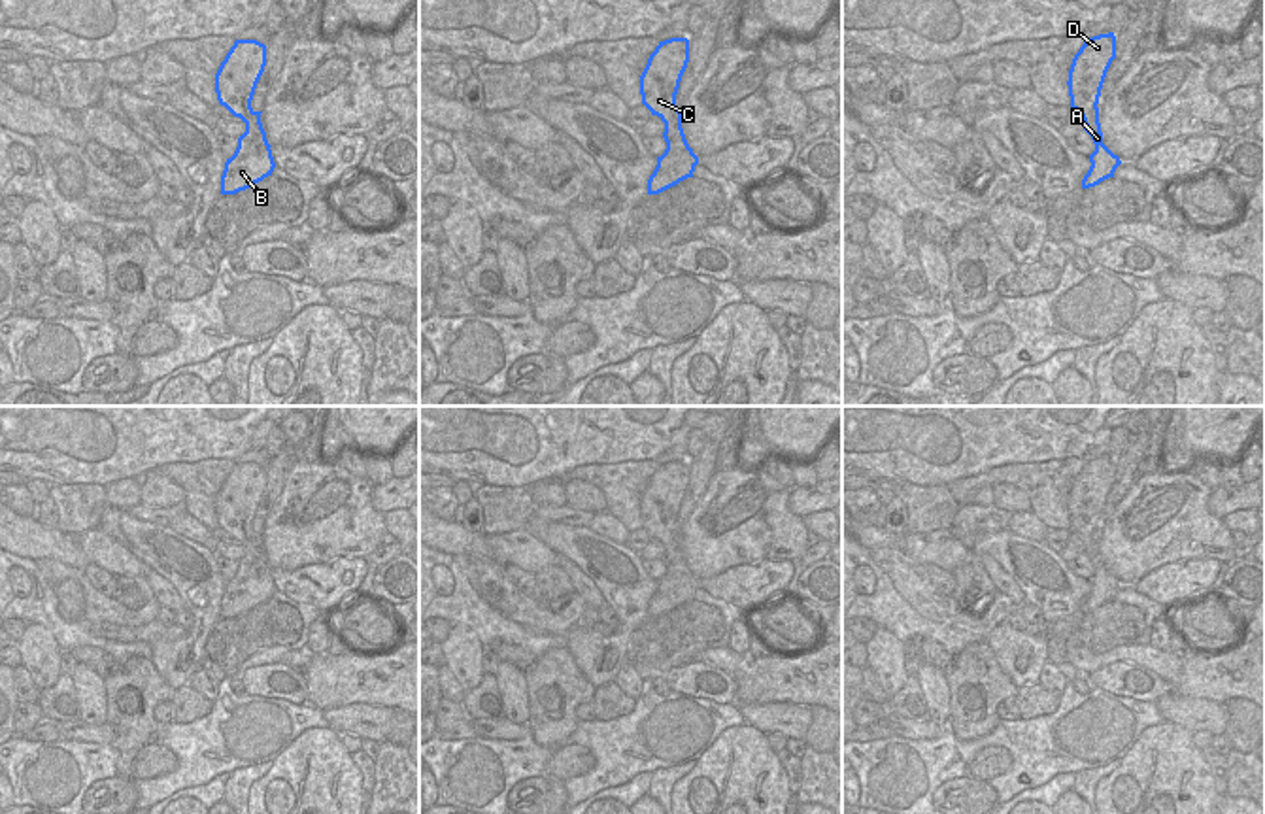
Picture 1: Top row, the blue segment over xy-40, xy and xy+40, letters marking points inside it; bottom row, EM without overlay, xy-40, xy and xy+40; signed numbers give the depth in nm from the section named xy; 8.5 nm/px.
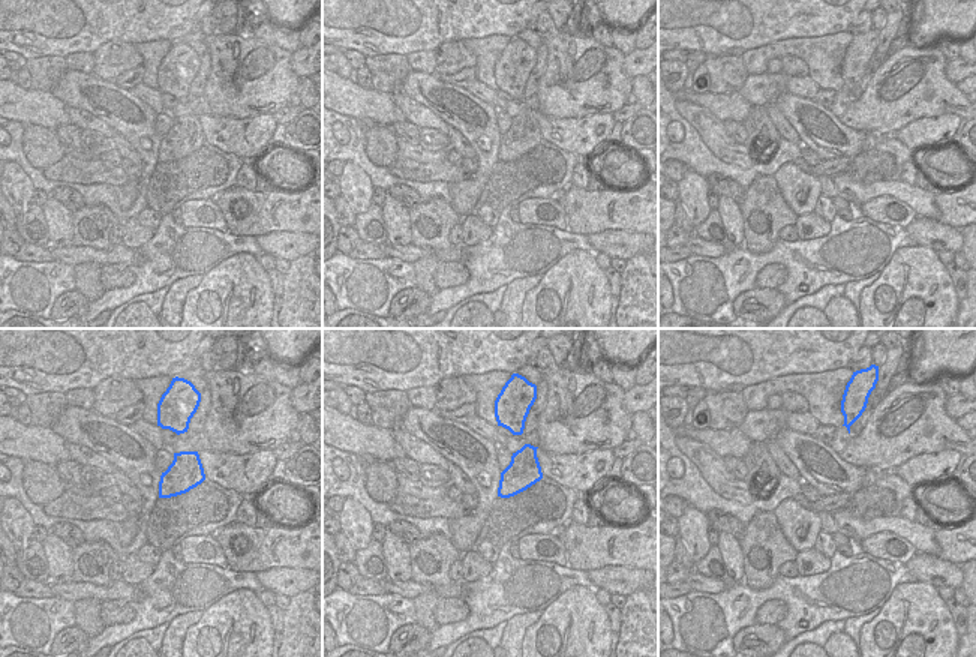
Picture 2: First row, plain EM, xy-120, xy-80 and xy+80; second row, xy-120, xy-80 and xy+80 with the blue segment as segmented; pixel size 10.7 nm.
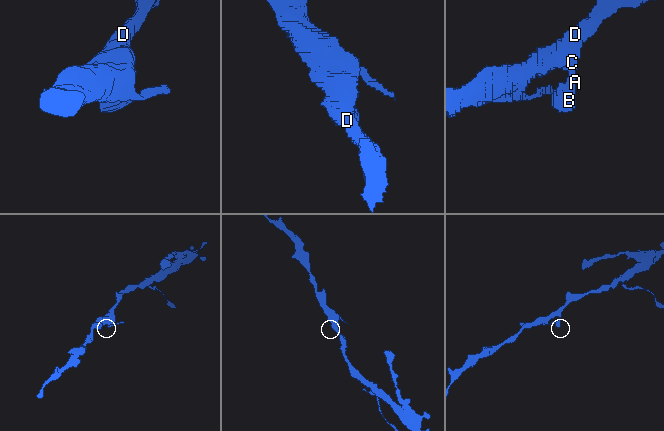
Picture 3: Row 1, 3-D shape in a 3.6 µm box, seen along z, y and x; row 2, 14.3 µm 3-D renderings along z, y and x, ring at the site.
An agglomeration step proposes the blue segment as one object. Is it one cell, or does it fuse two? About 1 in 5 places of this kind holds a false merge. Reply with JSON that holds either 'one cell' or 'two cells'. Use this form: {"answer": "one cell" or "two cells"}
{"answer": "one cell"}

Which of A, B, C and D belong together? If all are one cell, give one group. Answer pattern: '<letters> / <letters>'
A B C D

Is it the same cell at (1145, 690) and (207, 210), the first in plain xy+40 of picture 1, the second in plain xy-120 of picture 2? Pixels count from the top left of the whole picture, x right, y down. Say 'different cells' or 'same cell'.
same cell

